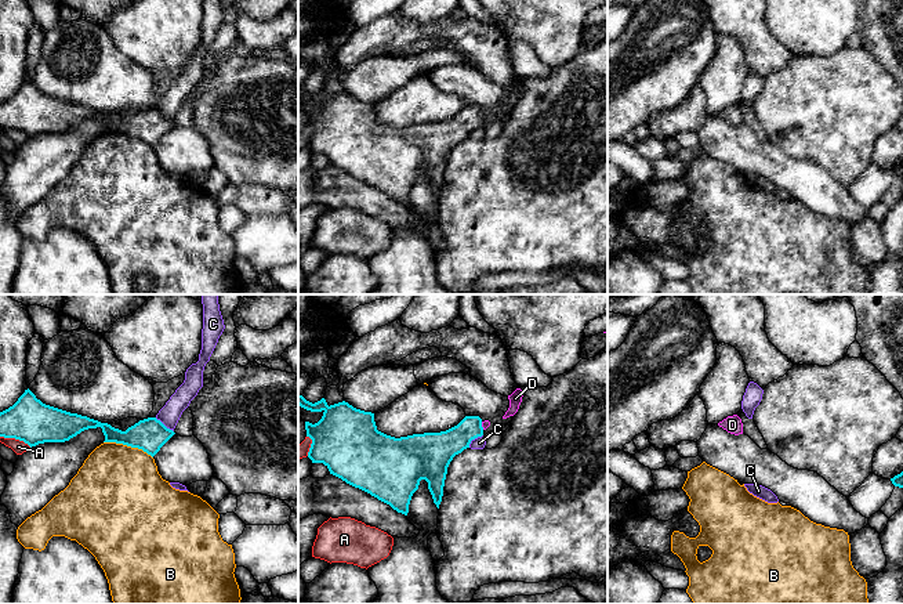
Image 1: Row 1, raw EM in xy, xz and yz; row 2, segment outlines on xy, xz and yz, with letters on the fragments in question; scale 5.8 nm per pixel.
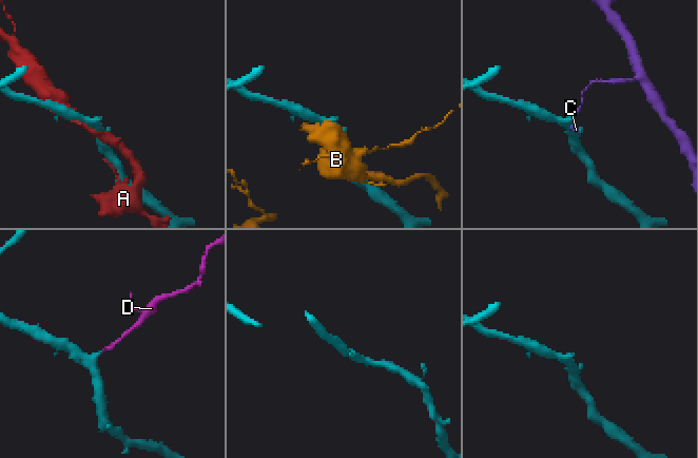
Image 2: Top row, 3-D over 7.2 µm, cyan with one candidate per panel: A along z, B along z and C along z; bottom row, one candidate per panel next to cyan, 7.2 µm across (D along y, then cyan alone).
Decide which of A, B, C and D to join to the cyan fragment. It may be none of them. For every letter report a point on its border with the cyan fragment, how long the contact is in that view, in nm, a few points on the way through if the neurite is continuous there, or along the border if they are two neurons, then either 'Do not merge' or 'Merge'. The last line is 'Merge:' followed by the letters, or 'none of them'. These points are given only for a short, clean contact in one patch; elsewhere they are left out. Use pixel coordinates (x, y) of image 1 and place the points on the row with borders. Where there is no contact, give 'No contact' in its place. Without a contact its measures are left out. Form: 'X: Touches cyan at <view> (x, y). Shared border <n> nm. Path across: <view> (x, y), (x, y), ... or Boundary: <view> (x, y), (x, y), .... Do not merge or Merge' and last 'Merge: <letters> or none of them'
A: Touches cyan at xy (15, 438). Shared border 200 nm. Do not merge
B: Touches cyan at xy (129, 445). Shared border 300 nm. Do not merge
C: Touches cyan at xy (163, 425). Shared border 140 nm. Boundary: xy (155, 418), (173, 431). Do not merge
D: Touches cyan at xz (481, 426). Shared border 50 nm. Path across: xz (445, 445), (470, 427), (481, 426), (486, 423). Merge
Merge: D

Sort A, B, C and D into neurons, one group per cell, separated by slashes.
A / B / C / D

